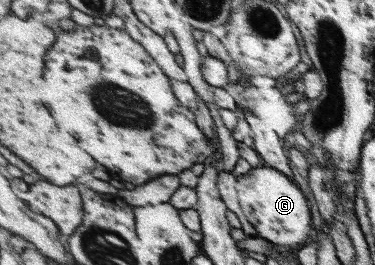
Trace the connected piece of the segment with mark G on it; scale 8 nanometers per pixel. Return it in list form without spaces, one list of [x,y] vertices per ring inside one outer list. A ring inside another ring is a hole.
[[[272,166],[251,168],[248,173],[237,176],[236,190],[240,207],[258,236],[282,249],[306,246],[314,231],[312,209],[299,184]]]

